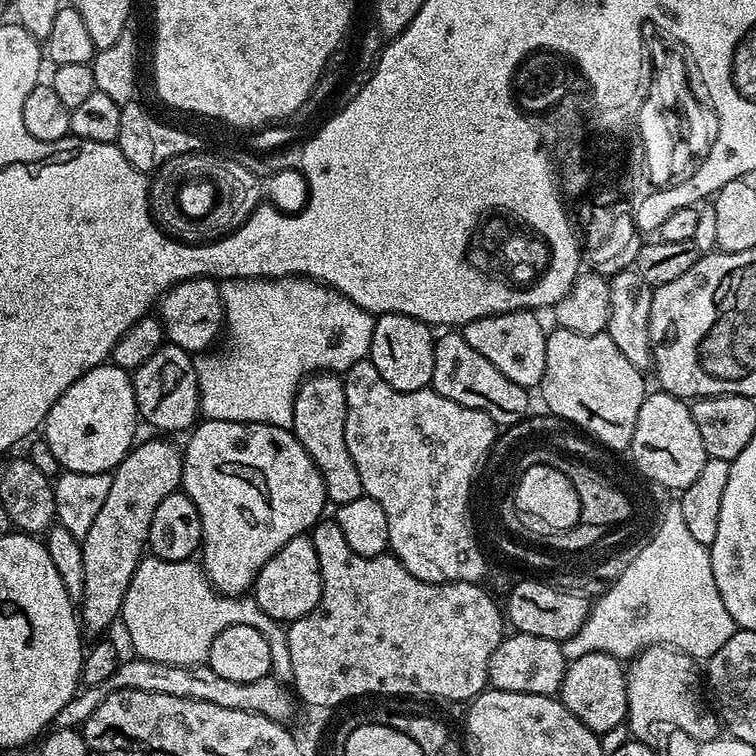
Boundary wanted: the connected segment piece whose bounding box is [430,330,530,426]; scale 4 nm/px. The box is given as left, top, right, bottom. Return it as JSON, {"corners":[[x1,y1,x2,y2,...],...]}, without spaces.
{"corners":[[459,331,445,332,448,332,445,336,435,337,432,391,442,394,442,398,450,398,450,402,482,410,498,426,511,426,525,419,529,415,529,389,518,386,518,382,510,382,510,378,506,378,506,374,502,374,494,362,482,358,482,354,478,354,478,350,474,350,474,346,470,346]]}

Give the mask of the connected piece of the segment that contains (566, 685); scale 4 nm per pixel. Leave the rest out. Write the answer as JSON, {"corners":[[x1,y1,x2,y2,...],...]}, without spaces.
{"corners":[[605,652,582,654,582,658,567,661,560,683,558,698,586,726,597,734,614,730,628,719,628,678,626,668,615,656]]}

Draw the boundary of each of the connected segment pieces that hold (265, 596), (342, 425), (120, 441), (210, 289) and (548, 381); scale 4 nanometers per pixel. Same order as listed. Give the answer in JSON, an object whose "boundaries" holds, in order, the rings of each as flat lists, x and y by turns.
{"boundaries":[[[305,534,290,538,274,558,262,566,256,576,254,595,258,606,270,614,270,618,281,622,291,622,310,614,318,606,322,594,322,574,318,554,314,550,311,535]],[[313,374,300,385,290,429,298,442,302,442,306,454,310,454,314,466,318,466,329,501,336,506,354,502,354,498,364,495,358,466,354,466,354,458,350,458,350,450,346,450,347,409,343,379,336,374]],[[105,362,82,374,82,378,78,378,78,382,74,382,74,386,67,388,58,402,50,406,42,425,42,438,50,446,54,458,58,458,63,471,77,472,80,475,111,473,132,451,137,439,136,424,138,425,138,413,129,369]],[[206,276,175,284,158,301,158,319,164,326,167,343,176,344,189,354,200,354,211,349,215,345,212,343,221,339,226,328,220,284]],[[556,326,547,333,546,370,540,383,539,395,544,395,544,404,551,415,561,421,569,420,581,433,587,434,597,445,620,452,629,447,634,438,634,426,638,422,638,410,646,395,641,369,630,366,630,361,622,355,622,350,614,346,612,339,604,332,593,336,574,334,570,330]]]}

